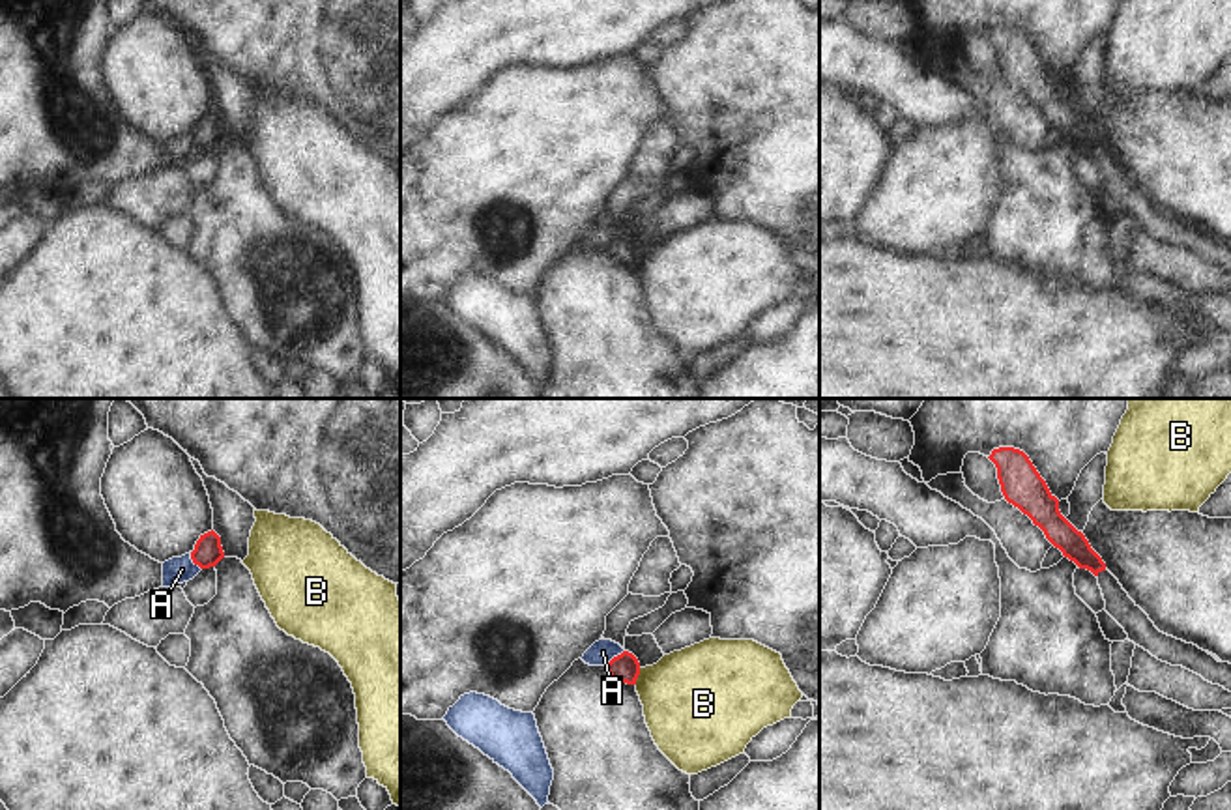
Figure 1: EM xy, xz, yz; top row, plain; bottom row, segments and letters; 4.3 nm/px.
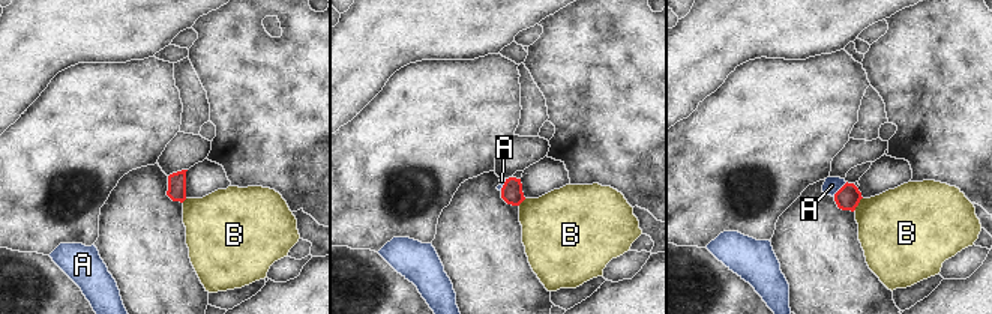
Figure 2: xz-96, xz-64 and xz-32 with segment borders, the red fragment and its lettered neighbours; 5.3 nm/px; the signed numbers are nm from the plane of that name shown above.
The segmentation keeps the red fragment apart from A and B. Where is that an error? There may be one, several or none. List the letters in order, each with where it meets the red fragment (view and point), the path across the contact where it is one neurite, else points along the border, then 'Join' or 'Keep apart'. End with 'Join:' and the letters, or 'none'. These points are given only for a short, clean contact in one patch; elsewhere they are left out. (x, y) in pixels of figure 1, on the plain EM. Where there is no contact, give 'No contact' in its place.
A: Touches red at xy (193, 143). Path across: xy (208, 133), (193, 143), (182, 150). Join
B: Touches red at xz (638, 255). Boundary: xz (640, 249), (635, 264). Keep apart
Join: A

